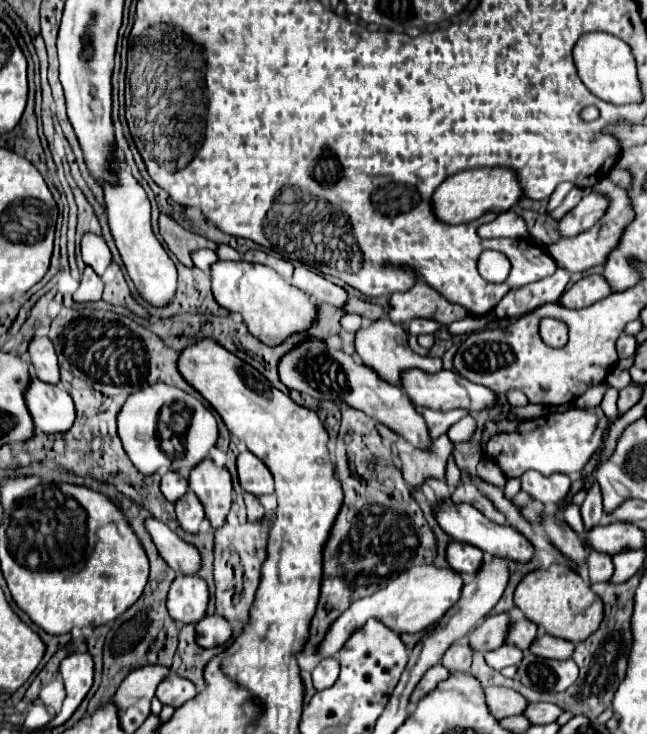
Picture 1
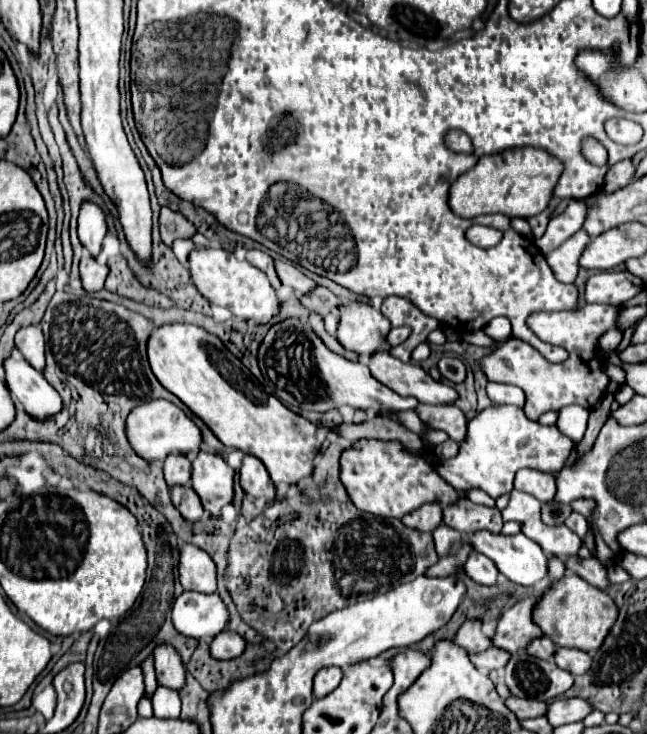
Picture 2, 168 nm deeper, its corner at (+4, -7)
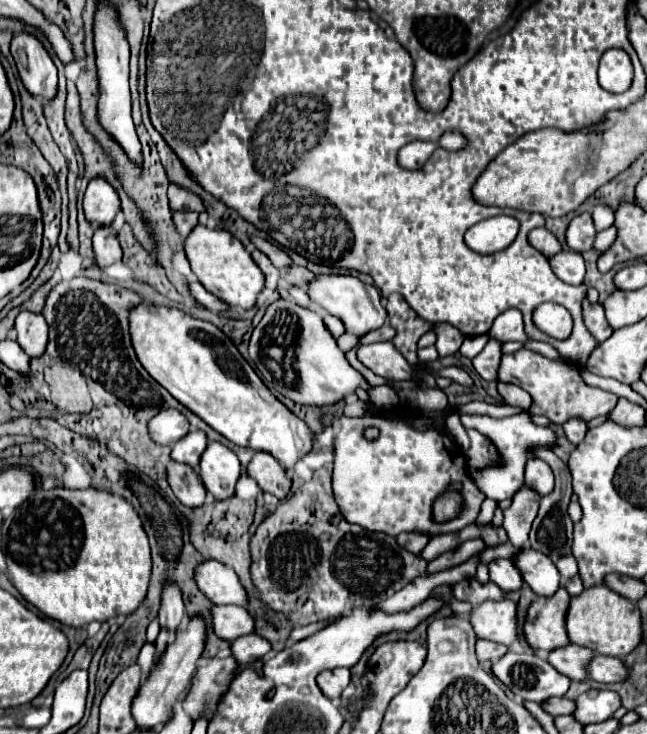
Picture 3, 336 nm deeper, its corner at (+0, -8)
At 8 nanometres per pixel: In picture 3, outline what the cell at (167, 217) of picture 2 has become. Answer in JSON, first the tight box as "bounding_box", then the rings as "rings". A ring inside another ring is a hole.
{"bounding_box":[168,184,204,214],"rings":[[[170,184],[170,188],[168,188],[168,200],[170,200],[172,214],[176,214],[176,212],[186,212],[186,210],[198,212],[198,214],[204,212],[204,204],[200,202],[200,198],[194,196],[194,194],[190,194],[188,190],[182,190],[182,188],[176,186],[176,184]]]}

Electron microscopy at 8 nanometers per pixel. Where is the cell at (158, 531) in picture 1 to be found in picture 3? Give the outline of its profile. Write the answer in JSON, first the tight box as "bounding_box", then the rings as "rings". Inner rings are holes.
{"bounding_box":[196,560,246,604],"rings":[[[206,560],[196,566],[196,586],[214,604],[246,604],[246,592],[240,586],[236,572],[218,560]]]}

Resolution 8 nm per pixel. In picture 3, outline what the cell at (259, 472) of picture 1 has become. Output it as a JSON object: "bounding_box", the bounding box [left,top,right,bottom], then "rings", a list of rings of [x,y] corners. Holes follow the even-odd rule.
{"bounding_box":[246,452,290,498],"rings":[[[256,452],[246,468],[248,476],[254,478],[262,492],[268,492],[276,498],[284,498],[290,490],[290,480],[286,478],[284,468],[268,452]]]}

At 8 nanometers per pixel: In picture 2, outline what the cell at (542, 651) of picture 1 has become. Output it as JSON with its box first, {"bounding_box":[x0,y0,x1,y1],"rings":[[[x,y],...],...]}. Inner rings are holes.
{"bounding_box":[554,647,592,675],"rings":[[[558,647],[556,655],[554,655],[554,663],[572,675],[582,675],[592,667],[592,655],[586,651],[580,651],[580,649]]]}

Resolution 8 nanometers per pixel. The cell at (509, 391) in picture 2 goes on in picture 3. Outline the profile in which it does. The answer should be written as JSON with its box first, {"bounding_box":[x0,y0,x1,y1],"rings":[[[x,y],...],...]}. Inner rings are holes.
{"bounding_box":[498,384,532,410],"rings":[[[498,384],[498,392],[504,400],[504,404],[508,406],[516,406],[522,410],[528,410],[532,404],[532,398],[528,398],[528,394],[520,388],[520,386],[512,386],[512,384]]]}

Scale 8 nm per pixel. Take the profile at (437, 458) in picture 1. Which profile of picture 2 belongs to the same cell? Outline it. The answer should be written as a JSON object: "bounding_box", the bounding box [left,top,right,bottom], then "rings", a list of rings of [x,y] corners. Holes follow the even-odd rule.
{"bounding_box":[402,503,442,533],"rings":[[[428,503],[422,509],[416,509],[414,513],[406,515],[402,521],[410,529],[420,529],[422,533],[432,533],[436,529],[436,525],[442,523],[442,509],[436,503]]]}

